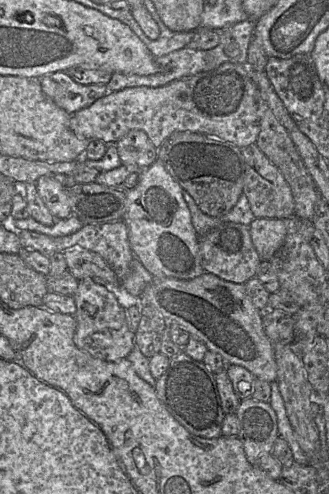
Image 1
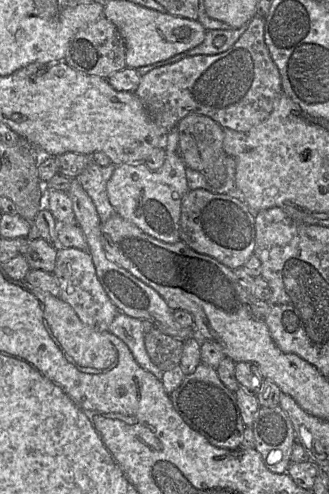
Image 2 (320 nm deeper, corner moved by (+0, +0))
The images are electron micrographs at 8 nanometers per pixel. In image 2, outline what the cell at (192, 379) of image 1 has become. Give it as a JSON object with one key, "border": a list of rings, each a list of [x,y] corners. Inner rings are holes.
{"border":[[[200,363],[194,372],[184,376],[181,384],[169,396],[184,422],[209,443],[225,449],[241,447],[246,426],[235,393],[221,382],[216,369]]]}

